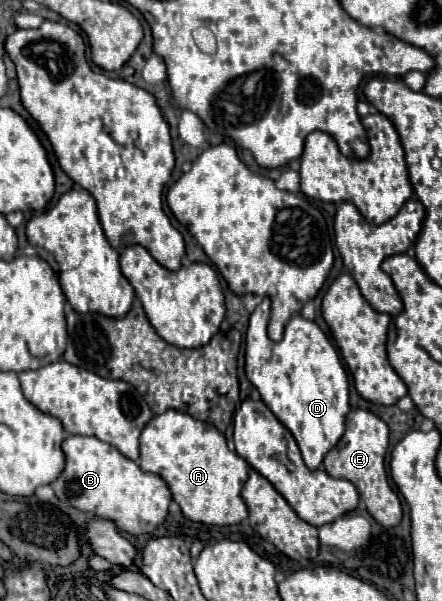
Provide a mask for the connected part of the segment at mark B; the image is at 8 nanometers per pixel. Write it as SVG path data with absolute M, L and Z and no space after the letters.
M68 436L62 444L66 468L52 482L56 496L68 500L74 508L112 520L122 532L146 534L160 526L168 516L172 500L168 484L152 472L144 472L134 460L122 456L114 446L94 436Z

